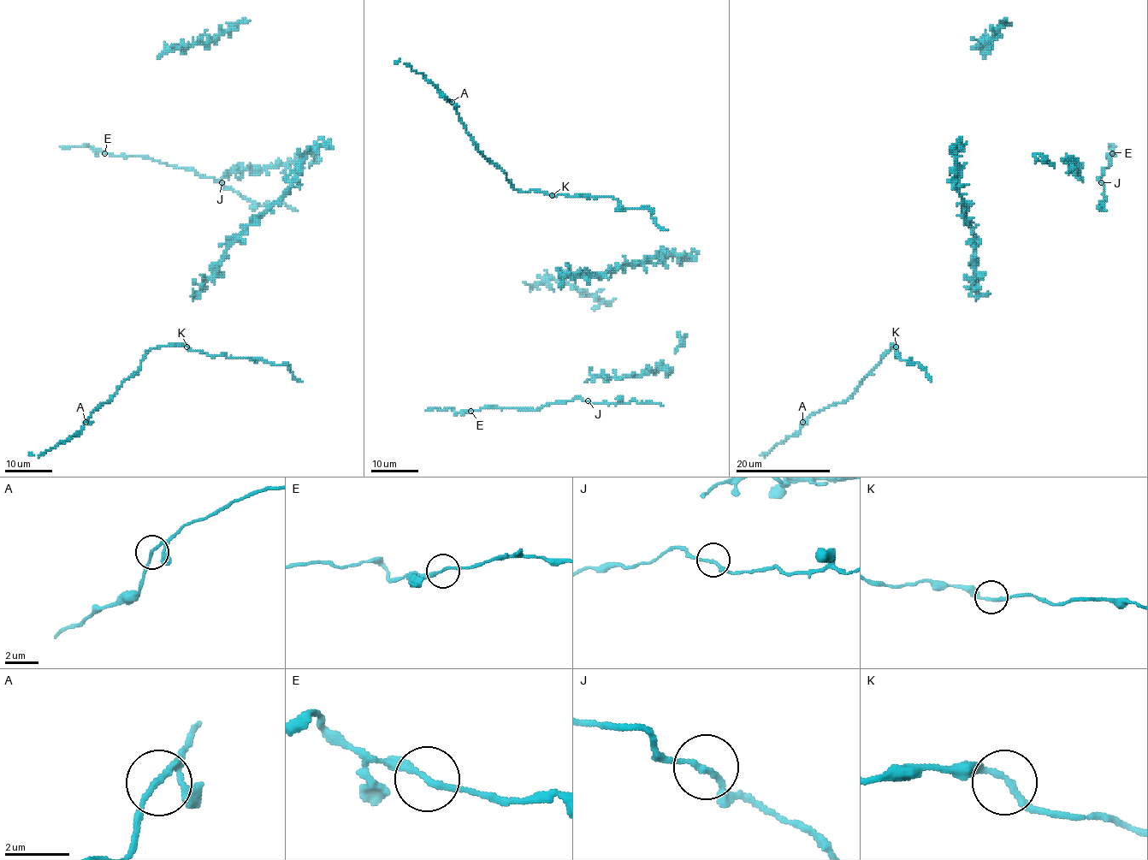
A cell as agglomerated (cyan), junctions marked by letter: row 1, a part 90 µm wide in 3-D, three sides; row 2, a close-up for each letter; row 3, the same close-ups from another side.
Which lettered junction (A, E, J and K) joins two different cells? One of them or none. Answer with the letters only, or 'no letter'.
A

